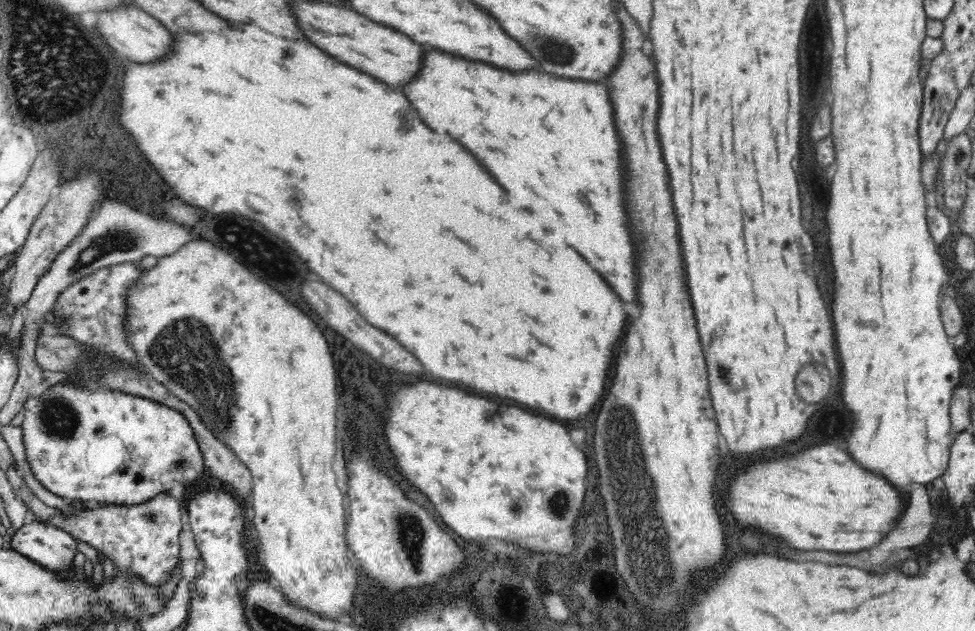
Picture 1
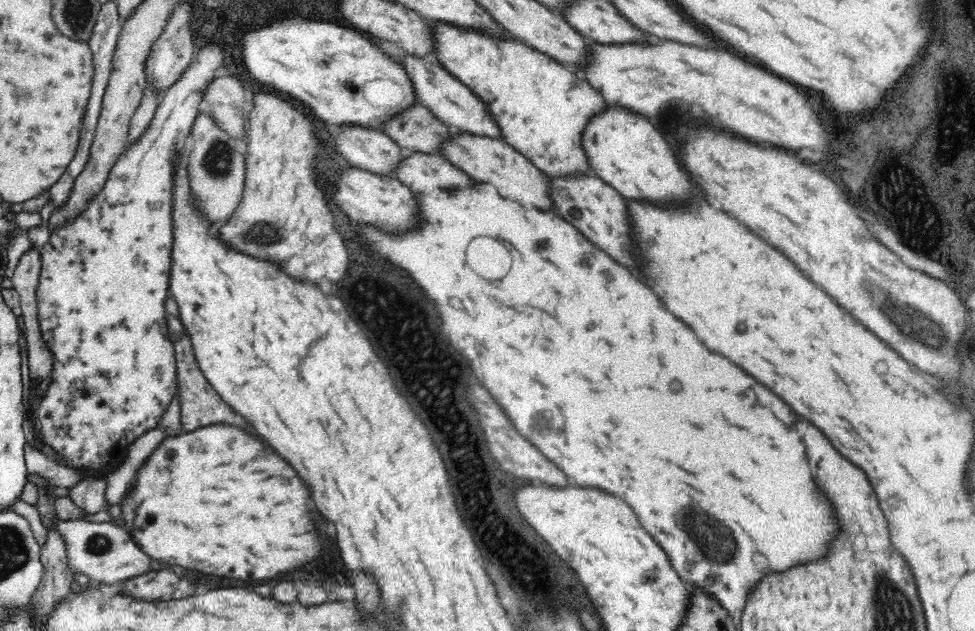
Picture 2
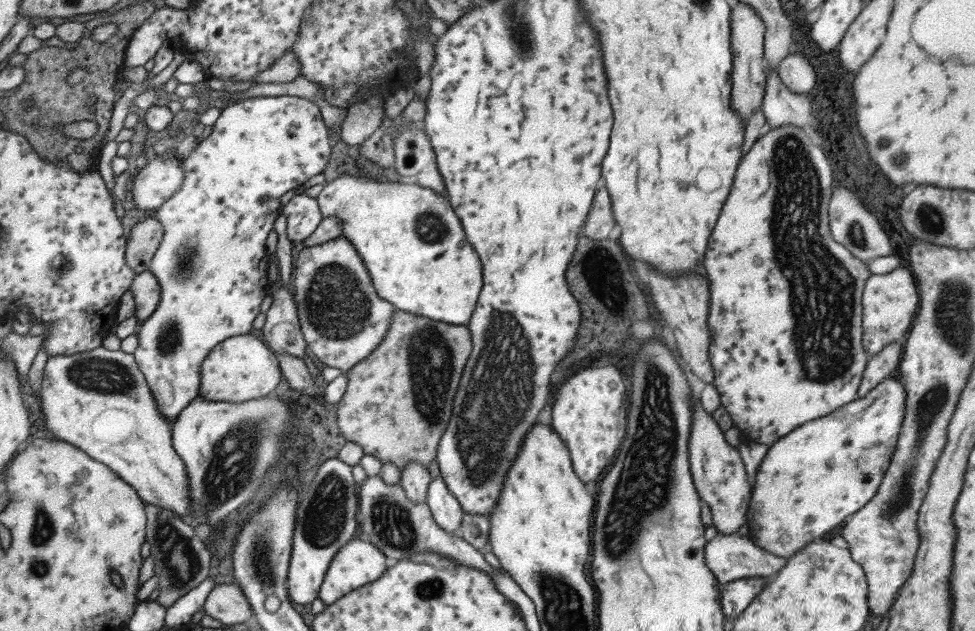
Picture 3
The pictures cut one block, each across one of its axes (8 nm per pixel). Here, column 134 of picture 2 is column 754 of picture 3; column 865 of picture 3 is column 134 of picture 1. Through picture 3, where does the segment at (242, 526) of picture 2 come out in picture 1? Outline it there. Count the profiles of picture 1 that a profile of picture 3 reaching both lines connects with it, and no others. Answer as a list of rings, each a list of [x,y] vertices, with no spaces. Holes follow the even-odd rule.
[[[61,379],[42,392],[34,388],[23,404],[21,428],[24,456],[32,476],[46,490],[68,502],[77,499],[118,505],[141,503],[160,491],[170,490],[174,482],[186,486],[205,467],[193,428],[176,409],[150,397],[88,385],[84,381]]]

